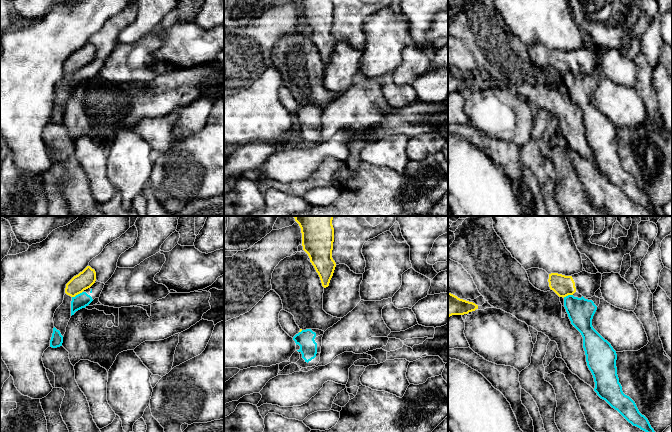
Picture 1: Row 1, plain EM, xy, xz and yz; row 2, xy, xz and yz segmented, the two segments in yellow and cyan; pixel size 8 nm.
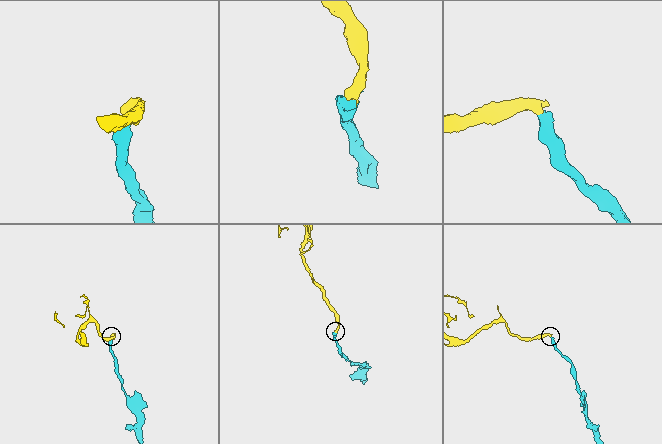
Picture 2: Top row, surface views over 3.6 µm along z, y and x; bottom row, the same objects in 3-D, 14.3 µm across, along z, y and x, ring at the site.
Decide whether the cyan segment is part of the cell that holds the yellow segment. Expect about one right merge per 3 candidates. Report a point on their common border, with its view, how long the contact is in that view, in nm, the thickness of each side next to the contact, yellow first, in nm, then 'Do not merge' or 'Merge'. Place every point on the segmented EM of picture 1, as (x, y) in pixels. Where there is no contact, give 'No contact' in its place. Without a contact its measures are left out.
Touches yellow at xy (77, 294). Shared border 100 nm. Thickness 140 nm (yellow) against 120 nm. Do not merge

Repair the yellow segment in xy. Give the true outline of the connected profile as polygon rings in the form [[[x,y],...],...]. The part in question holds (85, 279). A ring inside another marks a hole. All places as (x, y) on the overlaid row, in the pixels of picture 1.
[[[87,266],[82,272],[74,276],[67,284],[65,293],[71,297],[82,293],[90,288],[96,281],[96,272],[90,266]]]

